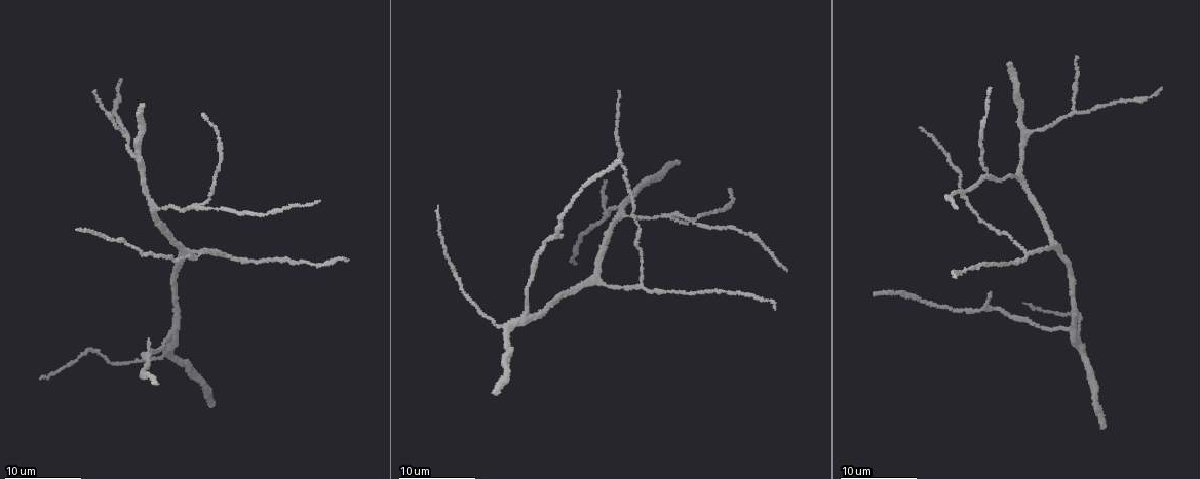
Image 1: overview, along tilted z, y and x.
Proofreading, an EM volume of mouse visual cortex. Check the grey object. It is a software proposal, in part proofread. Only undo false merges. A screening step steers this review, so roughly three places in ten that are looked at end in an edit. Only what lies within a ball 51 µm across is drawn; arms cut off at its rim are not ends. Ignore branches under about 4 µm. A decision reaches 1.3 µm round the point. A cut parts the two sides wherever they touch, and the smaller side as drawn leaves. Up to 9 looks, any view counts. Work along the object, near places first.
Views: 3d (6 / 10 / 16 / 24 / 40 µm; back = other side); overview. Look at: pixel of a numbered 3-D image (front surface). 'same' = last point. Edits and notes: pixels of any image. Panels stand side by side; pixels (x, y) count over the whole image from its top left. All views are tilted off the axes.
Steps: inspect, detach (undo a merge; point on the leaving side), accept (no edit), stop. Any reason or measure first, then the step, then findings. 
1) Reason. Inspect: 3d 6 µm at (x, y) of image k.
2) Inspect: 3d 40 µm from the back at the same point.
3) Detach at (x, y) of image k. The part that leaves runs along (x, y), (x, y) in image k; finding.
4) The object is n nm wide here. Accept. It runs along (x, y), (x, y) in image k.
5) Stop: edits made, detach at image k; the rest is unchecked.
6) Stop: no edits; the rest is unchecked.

Arms part here. Inspect: 3d 10 µm at (125, 134) of image 1.

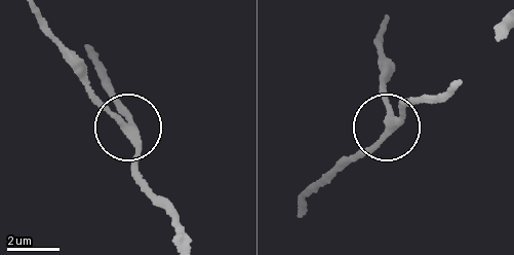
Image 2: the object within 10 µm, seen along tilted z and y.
3 arms meet here. Accept. Continuous, no second neuron.

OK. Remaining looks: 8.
Three arms meet. Inspect: 3d 10 µm at (624, 214) of image 1.

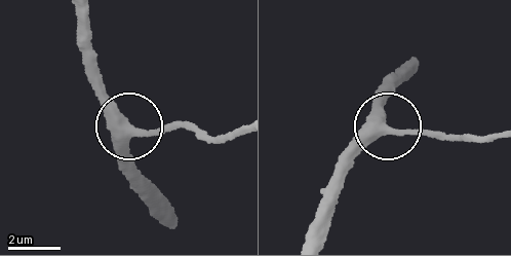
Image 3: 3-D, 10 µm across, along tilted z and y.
Accept. It runs along (324, 235), (353, 161), (387, 125), (375, 99) in image 3; one neuron here.

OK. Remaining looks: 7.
Three arms meet. Inspect: 3d 6 µm at (641, 284) of image 1.

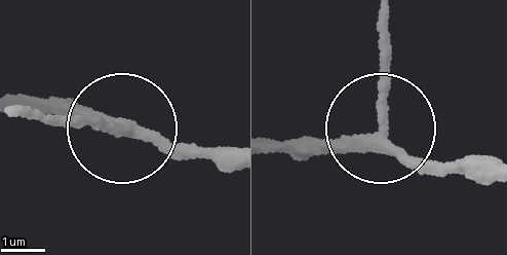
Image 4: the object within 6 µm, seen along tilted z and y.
The side arm is 21 µm long; 3 arms meet here. Accept. All the same neuron.

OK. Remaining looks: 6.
Inspect: 3d 6 µm at (192, 251) of image 1.

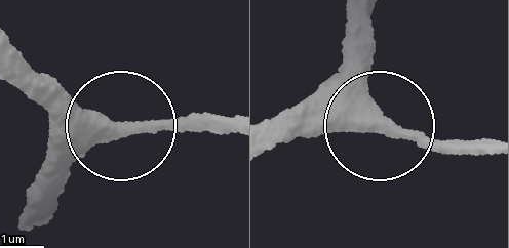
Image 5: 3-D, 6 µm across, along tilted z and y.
The side arm is 36 µm long. Accept. It runs along (36, 214), (45, 190), (115, 133), (230, 132) in image 5; one neuron here.

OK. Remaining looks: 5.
Stop: no edits; the rest is unchecked.

